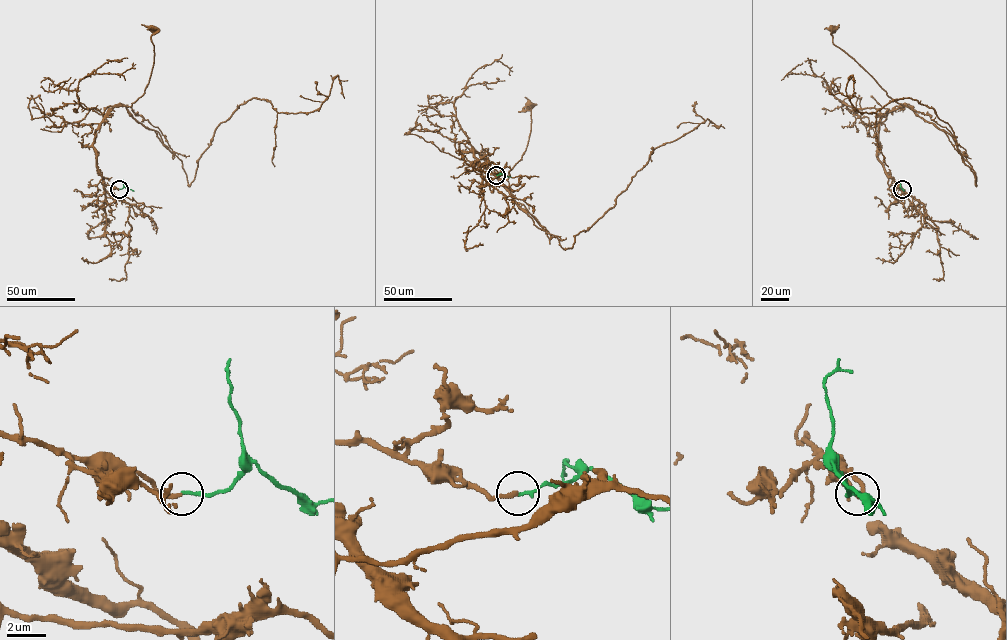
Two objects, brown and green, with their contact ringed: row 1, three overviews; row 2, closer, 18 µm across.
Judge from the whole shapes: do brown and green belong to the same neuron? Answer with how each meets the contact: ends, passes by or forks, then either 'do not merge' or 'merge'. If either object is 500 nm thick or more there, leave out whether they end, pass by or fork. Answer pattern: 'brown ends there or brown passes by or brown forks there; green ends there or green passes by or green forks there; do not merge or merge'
brown ends there; green ends there; do not merge

